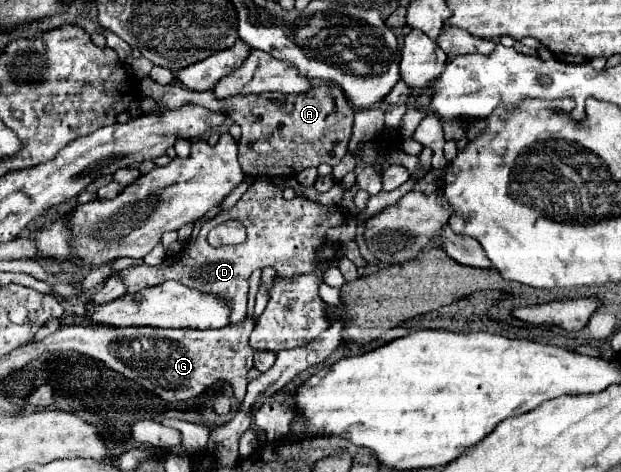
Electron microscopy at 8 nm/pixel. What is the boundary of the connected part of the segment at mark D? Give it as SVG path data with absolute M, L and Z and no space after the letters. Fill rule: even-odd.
M258 176L232 210L202 224L196 242L192 242L186 250L166 256L164 262L158 266L142 264L126 268L120 272L120 276L128 292L138 292L146 286L158 286L166 280L176 280L184 286L208 294L222 294L222 298L230 298L230 324L238 324L244 320L244 298L248 296L248 278L254 270L274 268L278 278L310 274L318 268L318 252L336 246L336 242L328 240L326 232L330 228L342 226L344 222L346 216L340 212L338 206L324 206L304 196L296 196L288 202L282 198L280 186L276 186L266 176ZM226 220L240 220L246 226L246 242L236 246L212 248L206 242L206 234Z

